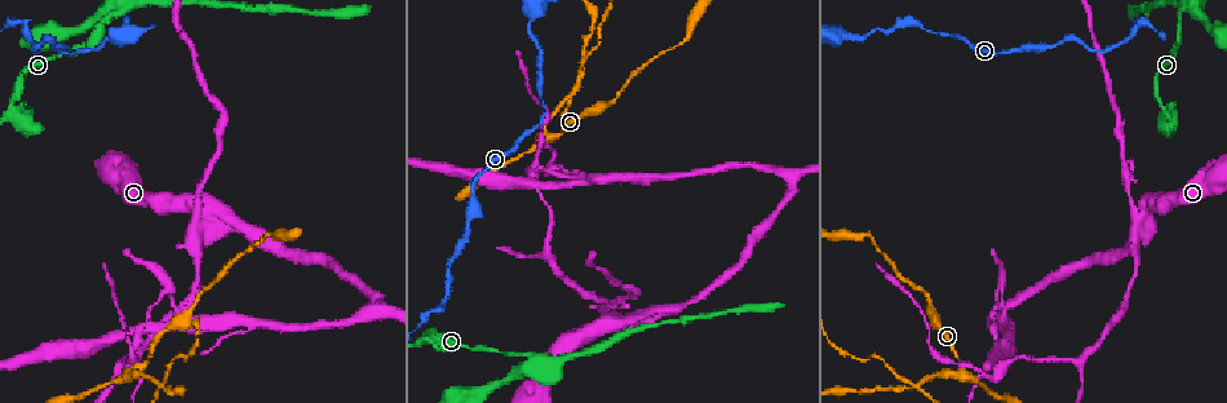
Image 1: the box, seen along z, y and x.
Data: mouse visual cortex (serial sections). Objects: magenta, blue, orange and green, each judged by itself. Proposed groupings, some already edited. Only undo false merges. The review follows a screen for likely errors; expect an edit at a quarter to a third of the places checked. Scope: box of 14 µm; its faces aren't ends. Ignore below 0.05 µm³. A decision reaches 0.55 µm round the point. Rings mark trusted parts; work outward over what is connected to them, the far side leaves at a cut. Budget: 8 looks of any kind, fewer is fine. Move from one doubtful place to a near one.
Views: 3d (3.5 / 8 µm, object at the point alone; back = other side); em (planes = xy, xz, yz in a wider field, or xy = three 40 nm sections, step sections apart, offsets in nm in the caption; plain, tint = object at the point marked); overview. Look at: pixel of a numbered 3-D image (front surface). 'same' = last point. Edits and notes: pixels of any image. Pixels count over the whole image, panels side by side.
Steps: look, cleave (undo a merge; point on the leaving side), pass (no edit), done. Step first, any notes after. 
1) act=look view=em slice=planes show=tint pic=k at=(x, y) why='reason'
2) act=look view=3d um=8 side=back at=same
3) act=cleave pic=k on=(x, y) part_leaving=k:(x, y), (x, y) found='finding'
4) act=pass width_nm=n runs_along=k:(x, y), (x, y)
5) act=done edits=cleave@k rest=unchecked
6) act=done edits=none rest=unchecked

act=look view=3d um=3.5 pic=1 at=(119, 12)

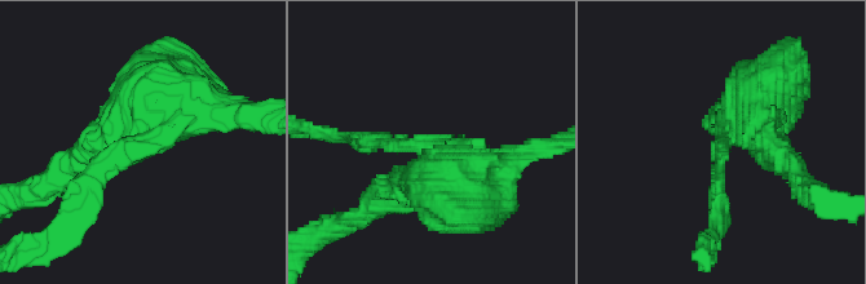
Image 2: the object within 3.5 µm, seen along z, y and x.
act=pass runs_along=2:(716, 208), (720, 145), (746, 121), (763, 137) found='continuous, no second cell'

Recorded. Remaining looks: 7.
act=look view=3d um=3.5 pic=1 at=(168, 286) why='three arms meet'

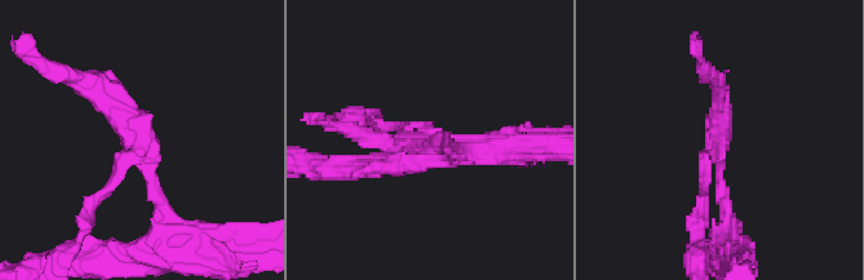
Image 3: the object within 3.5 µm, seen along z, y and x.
act=look view=em slice=planes show=tint pic=3 at=(713, 148) arms=3 arm_widths_nm=150,200,250

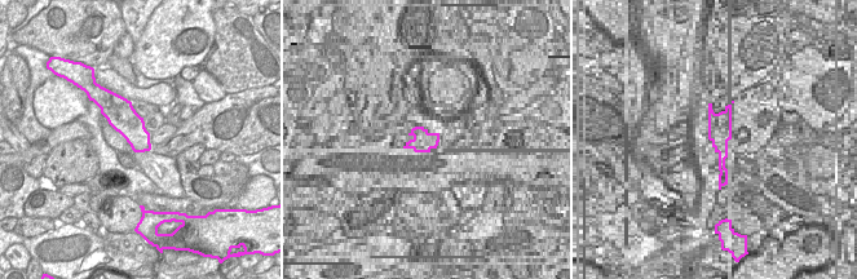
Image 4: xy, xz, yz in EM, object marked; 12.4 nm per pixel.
act=cleave pic=3 on=(107, 189) width_nm=340 part_leaving=3:(140, 154), (93, 200), (69, 252) found='two cells meet here'

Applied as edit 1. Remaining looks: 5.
act=look view=overview why='redraw'

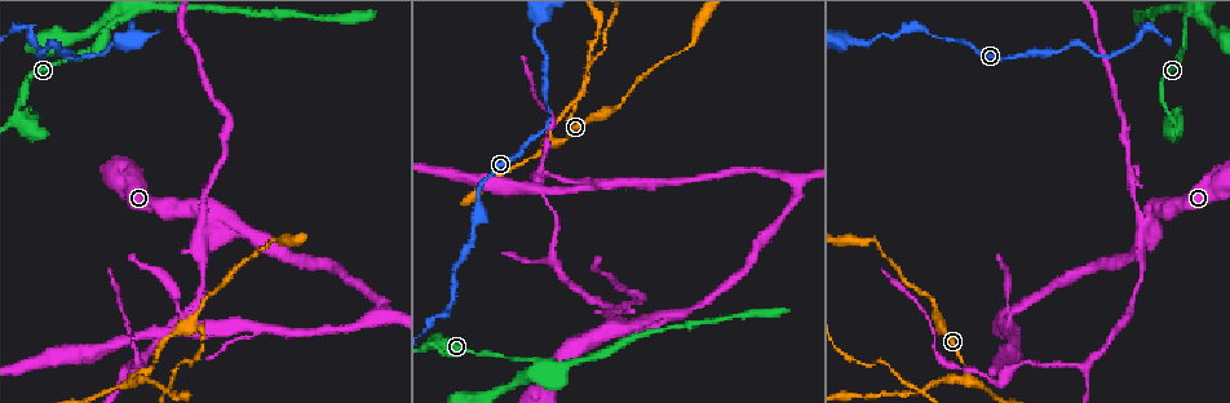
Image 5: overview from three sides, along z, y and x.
act=look view=em slice=xy step=5 show=tint pic=5 at=(433, 345) why='branch point'

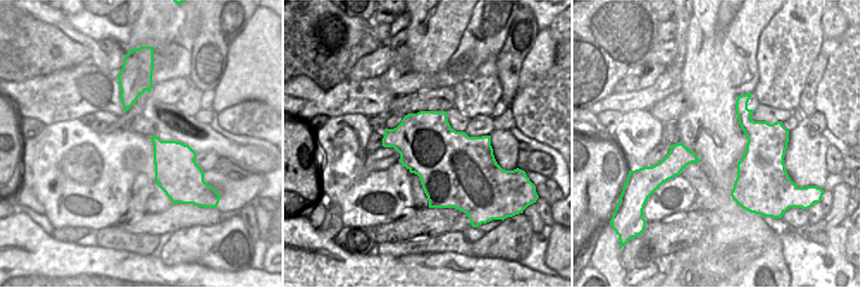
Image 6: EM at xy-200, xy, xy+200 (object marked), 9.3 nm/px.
act=look view=3d um=3.5 at=same why='wider look'

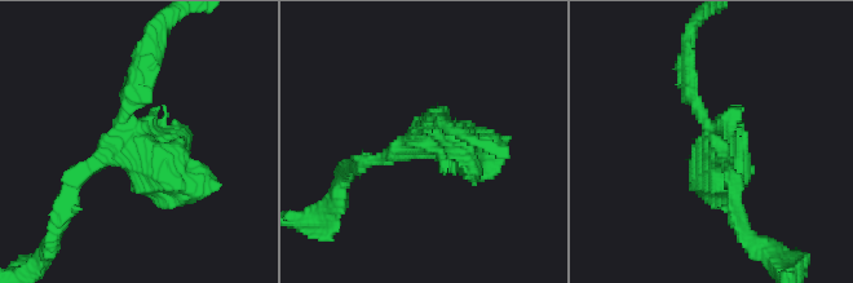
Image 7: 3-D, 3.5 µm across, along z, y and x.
act=pass runs_along=7:(147, 63), (124, 123), (199, 186) found='all the same cell'

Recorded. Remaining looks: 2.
act=done edits=cleave@3 rest=unchecked

